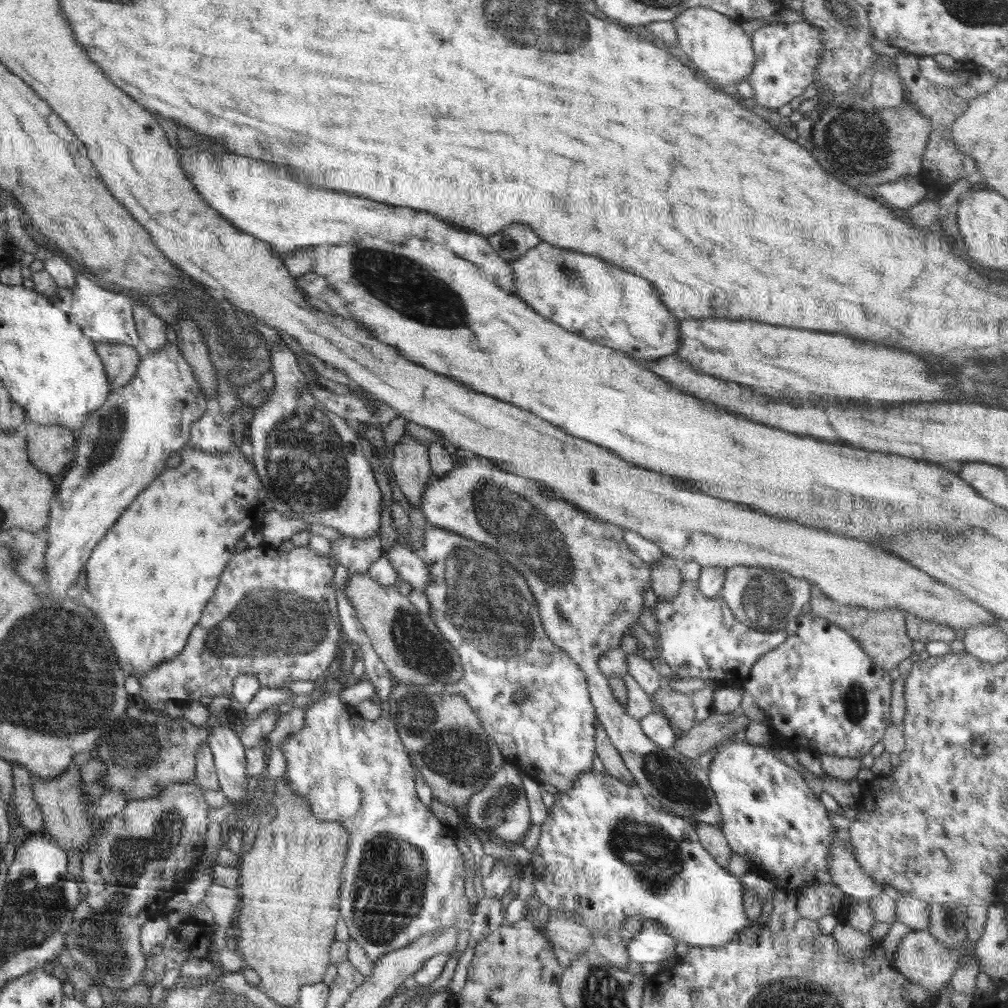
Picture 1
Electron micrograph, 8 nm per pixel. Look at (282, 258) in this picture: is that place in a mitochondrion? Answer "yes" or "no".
no

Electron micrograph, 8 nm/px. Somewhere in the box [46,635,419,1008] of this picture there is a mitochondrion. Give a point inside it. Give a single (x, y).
(99, 934)

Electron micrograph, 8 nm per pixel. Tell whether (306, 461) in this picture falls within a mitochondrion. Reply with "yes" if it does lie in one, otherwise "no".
yes

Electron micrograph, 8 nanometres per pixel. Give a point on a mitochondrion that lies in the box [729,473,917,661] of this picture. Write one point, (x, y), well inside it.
(767, 598)

